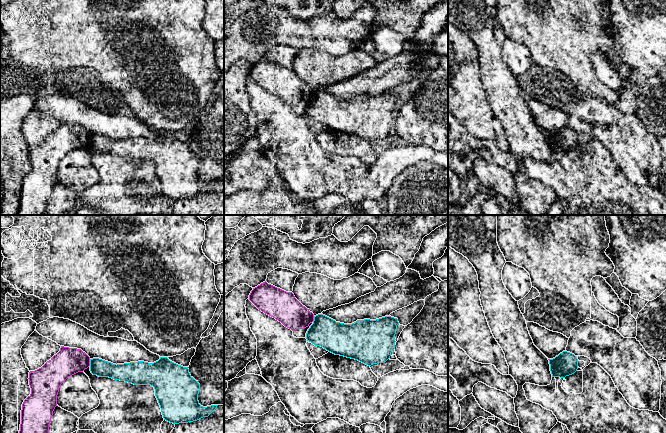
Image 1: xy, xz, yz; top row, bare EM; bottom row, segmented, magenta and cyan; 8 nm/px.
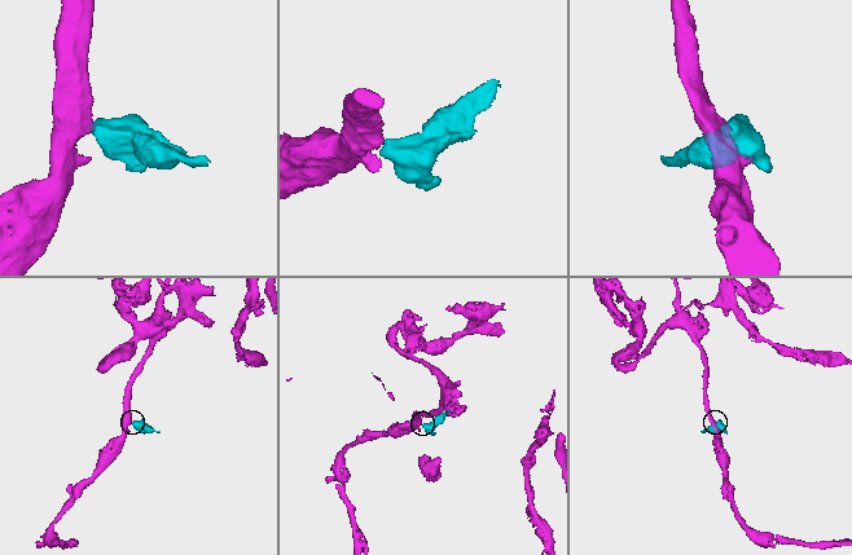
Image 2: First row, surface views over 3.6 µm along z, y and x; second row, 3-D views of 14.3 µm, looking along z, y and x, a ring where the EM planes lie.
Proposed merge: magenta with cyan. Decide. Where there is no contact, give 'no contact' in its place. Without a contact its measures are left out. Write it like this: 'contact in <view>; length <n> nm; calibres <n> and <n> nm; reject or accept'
contact in xy; length 60 nm; calibres 220 and 140 nm; reject

